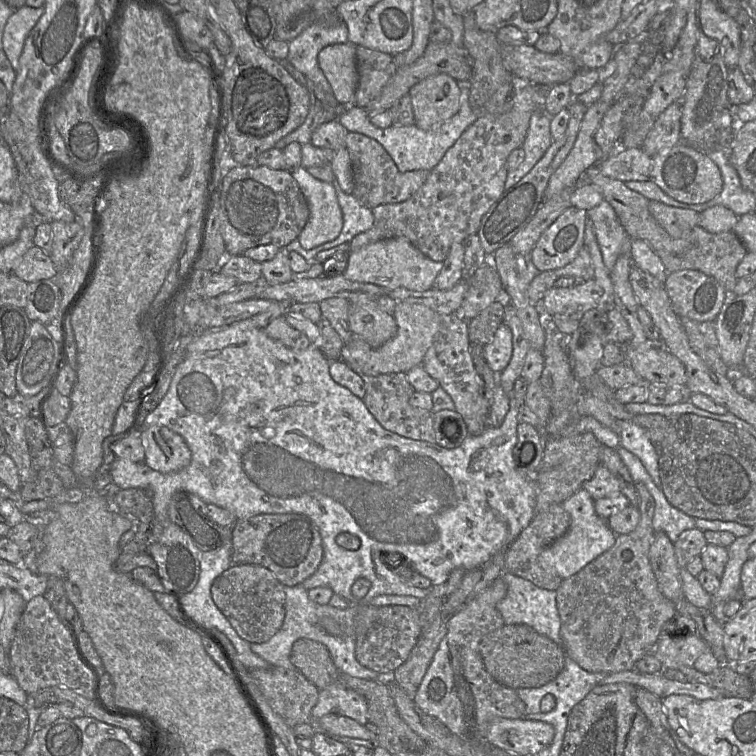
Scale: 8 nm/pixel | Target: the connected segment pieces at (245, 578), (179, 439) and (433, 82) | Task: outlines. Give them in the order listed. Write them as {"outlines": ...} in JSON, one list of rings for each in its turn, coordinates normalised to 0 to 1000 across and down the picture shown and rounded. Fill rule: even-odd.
{"outlines":[[[[308,746],[280,771],[279,788],[313,839],[331,851],[348,851],[361,843],[377,815],[376,774],[348,749]]],[[[200,563],[188,571],[190,612],[213,626],[234,624],[253,611],[243,579],[218,563]]],[[[589,97],[575,98],[542,116],[549,164],[567,173],[602,152],[610,138],[607,110]]]]}

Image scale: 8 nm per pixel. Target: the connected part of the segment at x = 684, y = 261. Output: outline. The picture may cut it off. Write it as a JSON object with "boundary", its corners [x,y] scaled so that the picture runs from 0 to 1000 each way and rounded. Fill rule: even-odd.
{"boundary":[[[790,225],[779,226],[774,241],[791,249],[799,265],[811,274],[820,296],[835,316],[849,316],[864,328],[884,361],[906,356],[922,357],[948,370],[962,389],[970,389],[975,370],[974,354],[989,333],[971,306],[940,308],[926,299],[919,299],[901,315],[890,315],[860,283],[860,265],[832,250],[825,241],[799,233]]]}

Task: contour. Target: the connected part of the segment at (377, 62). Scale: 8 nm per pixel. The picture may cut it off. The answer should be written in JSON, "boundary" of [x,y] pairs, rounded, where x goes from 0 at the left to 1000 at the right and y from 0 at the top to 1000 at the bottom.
{"boundary":[[[471,61],[474,111],[467,139],[483,143],[503,126],[526,91],[520,74],[481,61]]]}

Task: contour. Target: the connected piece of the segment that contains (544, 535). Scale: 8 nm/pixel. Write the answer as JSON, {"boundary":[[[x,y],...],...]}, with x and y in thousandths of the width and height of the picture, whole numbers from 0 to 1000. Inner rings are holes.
{"boundary":[[[731,667],[724,675],[709,680],[700,694],[673,721],[673,724],[668,726],[667,758],[676,758],[690,763],[714,778],[735,782],[745,766],[718,754],[712,745],[712,737],[720,725],[751,702],[754,693],[754,681],[747,676],[743,667]]]}

